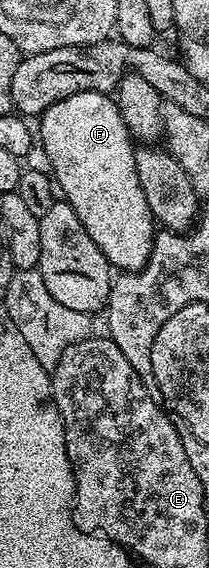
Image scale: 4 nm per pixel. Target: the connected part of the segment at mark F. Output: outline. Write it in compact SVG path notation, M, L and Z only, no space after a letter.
M80 92L55 102L39 117L39 148L49 159L56 187L95 238L110 265L121 272L143 267L153 249L155 221L143 198L135 170L135 144L117 109L117 101L103 92Z

